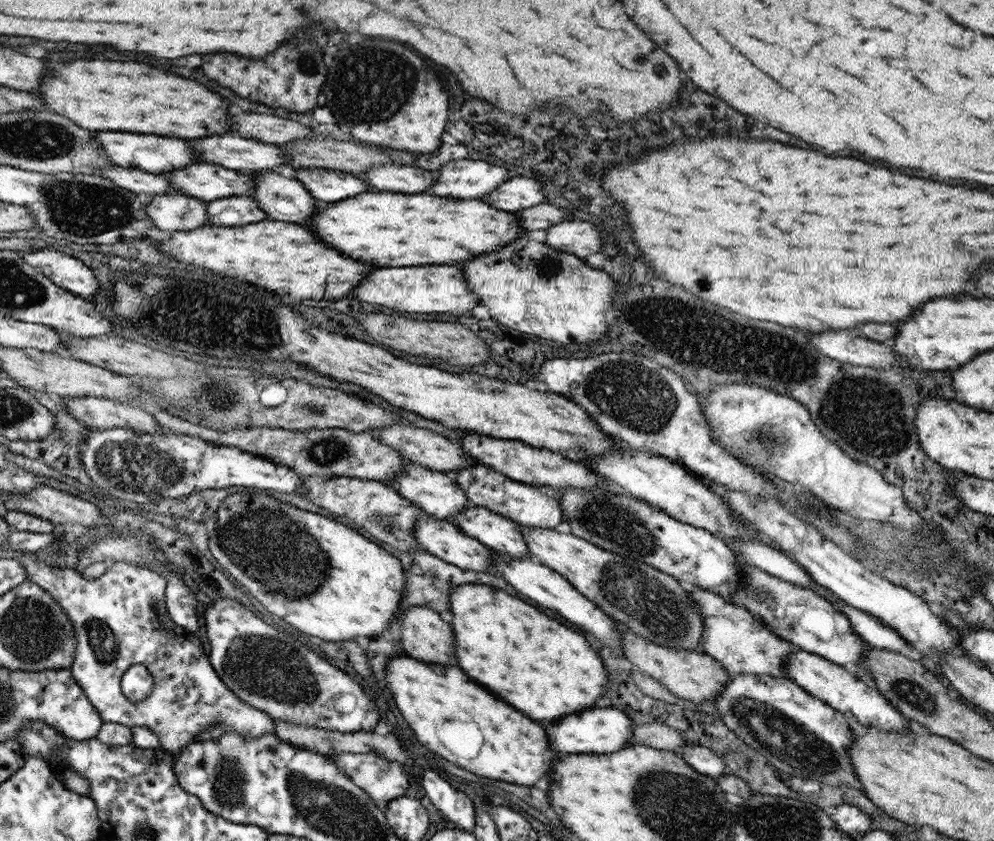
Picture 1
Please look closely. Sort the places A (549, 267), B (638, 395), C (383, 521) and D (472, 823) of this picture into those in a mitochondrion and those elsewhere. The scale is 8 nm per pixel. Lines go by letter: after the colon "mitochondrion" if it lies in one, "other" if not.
A: mitochondrion
B: mitochondrion
C: mitochondrion
D: other

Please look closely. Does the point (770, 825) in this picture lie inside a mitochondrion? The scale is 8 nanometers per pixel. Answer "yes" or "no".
yes

